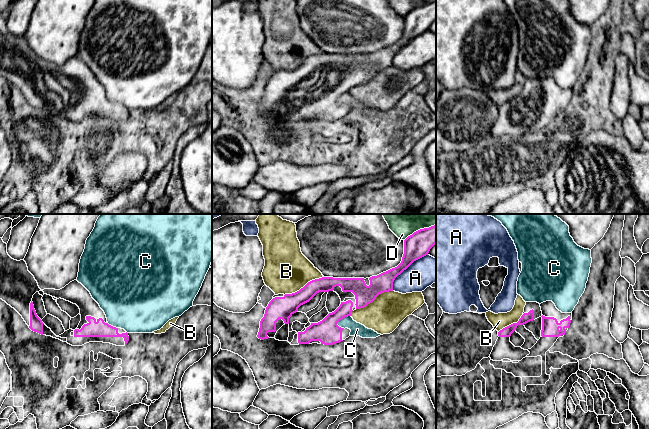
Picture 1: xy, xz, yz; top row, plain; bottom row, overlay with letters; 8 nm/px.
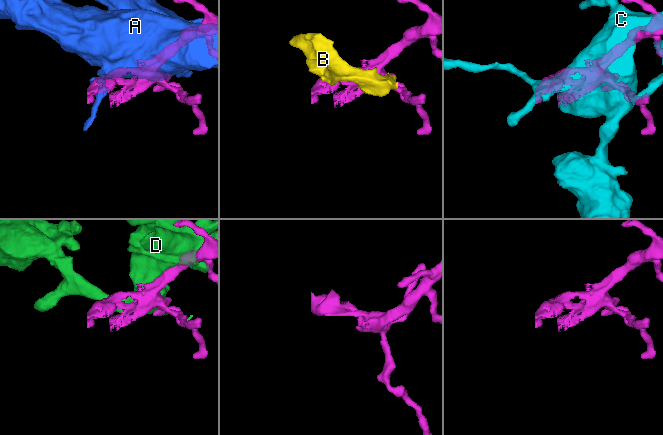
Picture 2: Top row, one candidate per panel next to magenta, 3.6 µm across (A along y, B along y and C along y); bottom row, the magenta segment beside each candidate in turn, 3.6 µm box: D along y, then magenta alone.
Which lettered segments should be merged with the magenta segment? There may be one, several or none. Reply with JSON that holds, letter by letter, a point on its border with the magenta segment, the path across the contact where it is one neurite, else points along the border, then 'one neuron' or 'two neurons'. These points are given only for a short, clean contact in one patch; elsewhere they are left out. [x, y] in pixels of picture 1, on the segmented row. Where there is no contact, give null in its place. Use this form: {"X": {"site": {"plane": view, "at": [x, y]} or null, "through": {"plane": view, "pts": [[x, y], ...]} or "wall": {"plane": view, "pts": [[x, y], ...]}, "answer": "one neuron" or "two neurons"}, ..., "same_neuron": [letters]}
{"A": {"site": {"plane": "xz", "at": [405, 269]}, "answer": "two neurons"}, "B": {"site": {"plane": "xz", "at": [304, 286]}, "answer": "two neurons"}, "C": {"site": {"plane": "xz", "at": [343, 317]}, "answer": "two neurons"}, "D": {"site": {"plane": "xz", "at": [420, 229]}, "answer": "two neurons"}, "same_neuron": []}

